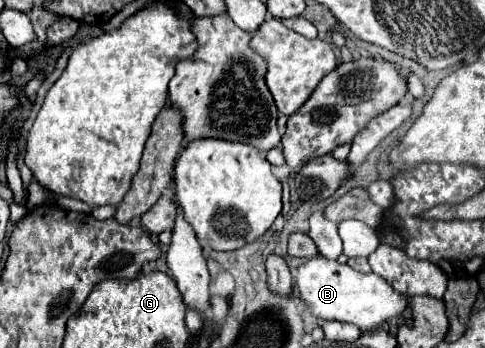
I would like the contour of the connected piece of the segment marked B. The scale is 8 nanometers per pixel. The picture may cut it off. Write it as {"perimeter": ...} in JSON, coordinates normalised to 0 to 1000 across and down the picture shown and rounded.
{"perimeter":[[[645,739],[633,756],[612,767],[608,830],[633,882],[658,917],[691,917],[736,934],[744,951],[786,945],[790,928],[810,917],[831,917],[835,888],[843,882],[843,853],[819,842],[794,802],[773,784],[740,784],[720,761],[699,750],[678,750],[670,739]]]}

